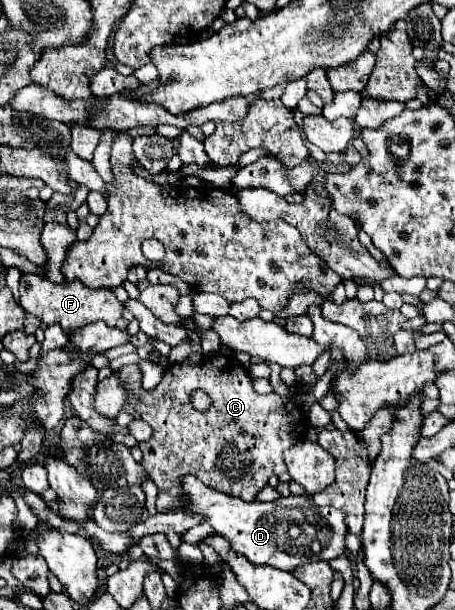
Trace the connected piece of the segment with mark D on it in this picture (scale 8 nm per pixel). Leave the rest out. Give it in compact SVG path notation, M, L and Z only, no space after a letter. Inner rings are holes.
M195 476L183 478L183 490L191 500L185 510L203 514L215 528L215 534L227 538L235 552L243 554L257 566L273 566L285 572L293 572L307 562L327 562L345 554L347 524L343 510L315 506L311 496L291 494L273 502L243 502L241 498L231 498L223 492L211 490ZM281 540L287 544L281 544Z

